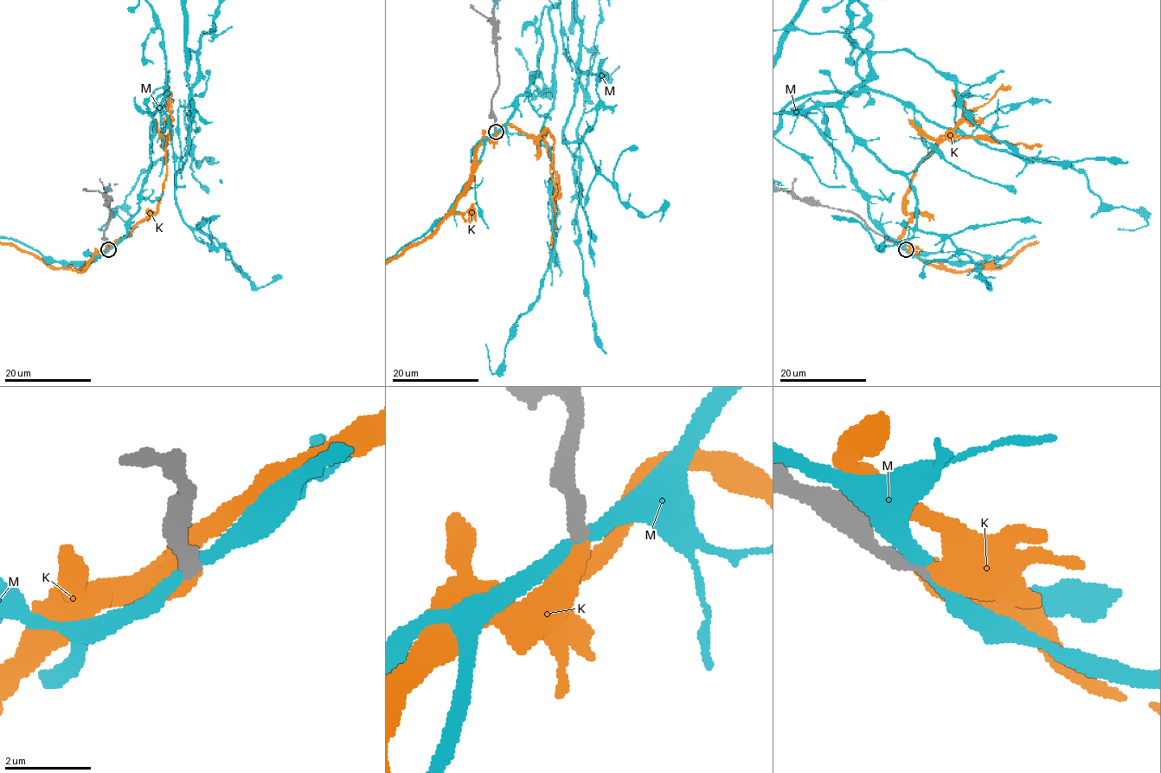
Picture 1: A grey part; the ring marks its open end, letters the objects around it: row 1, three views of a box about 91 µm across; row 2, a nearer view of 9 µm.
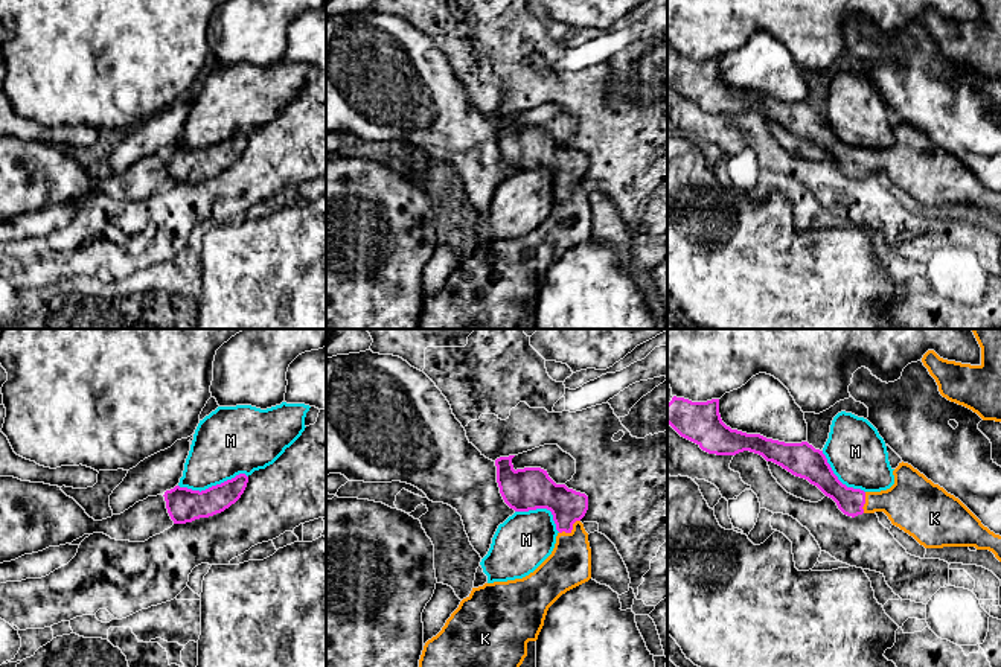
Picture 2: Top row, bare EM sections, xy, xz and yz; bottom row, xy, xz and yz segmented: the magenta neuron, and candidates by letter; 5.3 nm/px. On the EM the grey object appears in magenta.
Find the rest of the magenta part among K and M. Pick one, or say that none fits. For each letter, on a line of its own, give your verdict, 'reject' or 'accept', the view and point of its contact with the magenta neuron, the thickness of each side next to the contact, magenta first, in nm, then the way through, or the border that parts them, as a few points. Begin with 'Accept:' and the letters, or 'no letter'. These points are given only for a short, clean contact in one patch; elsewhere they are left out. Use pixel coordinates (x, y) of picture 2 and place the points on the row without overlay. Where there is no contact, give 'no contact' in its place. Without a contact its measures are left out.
Accept: K
K: accept; contact xz (570, 189); calibres 190 and 240 nm; way xz (567, 165), (570, 189), (569, 224)
M: reject; contact xy (212, 145); calibres 180 and 360 nm

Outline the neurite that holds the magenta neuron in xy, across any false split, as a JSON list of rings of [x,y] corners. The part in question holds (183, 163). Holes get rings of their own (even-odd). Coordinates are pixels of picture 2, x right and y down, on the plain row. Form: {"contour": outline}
{"contour": [[[245,132],[212,145],[206,149],[192,149],[175,145],[165,151],[166,168],[174,183],[186,183],[224,171],[244,152],[248,142]]]}

